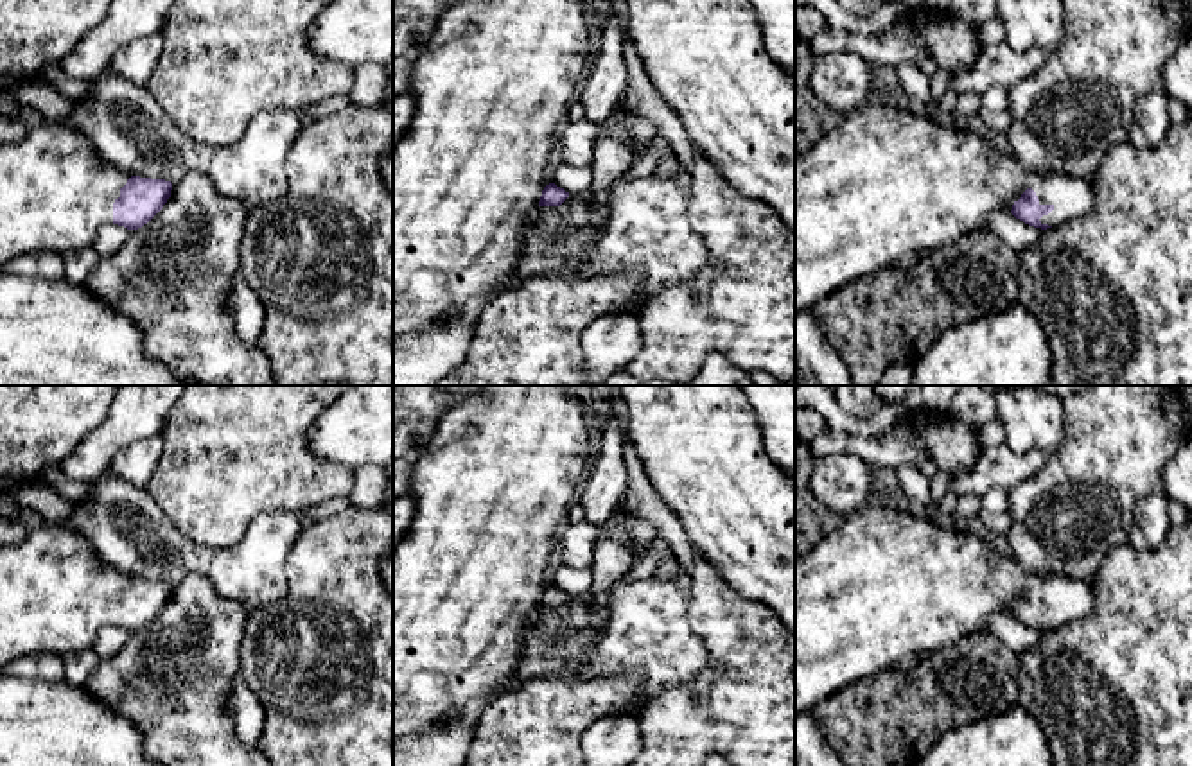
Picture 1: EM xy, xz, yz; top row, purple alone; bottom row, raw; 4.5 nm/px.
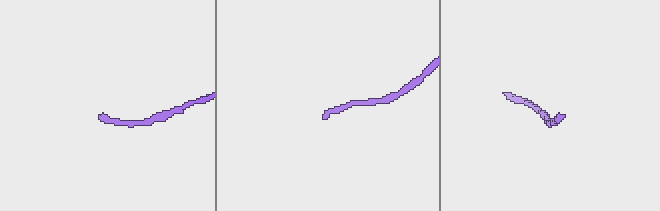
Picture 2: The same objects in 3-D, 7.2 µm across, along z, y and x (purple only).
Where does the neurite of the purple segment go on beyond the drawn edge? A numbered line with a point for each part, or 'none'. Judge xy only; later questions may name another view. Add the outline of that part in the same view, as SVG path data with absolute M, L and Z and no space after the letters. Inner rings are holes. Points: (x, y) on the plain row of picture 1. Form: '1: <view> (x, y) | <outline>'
1: xy (56, 592) | M61 522L0 545L0 673L22 657L92 649L129 579Z

